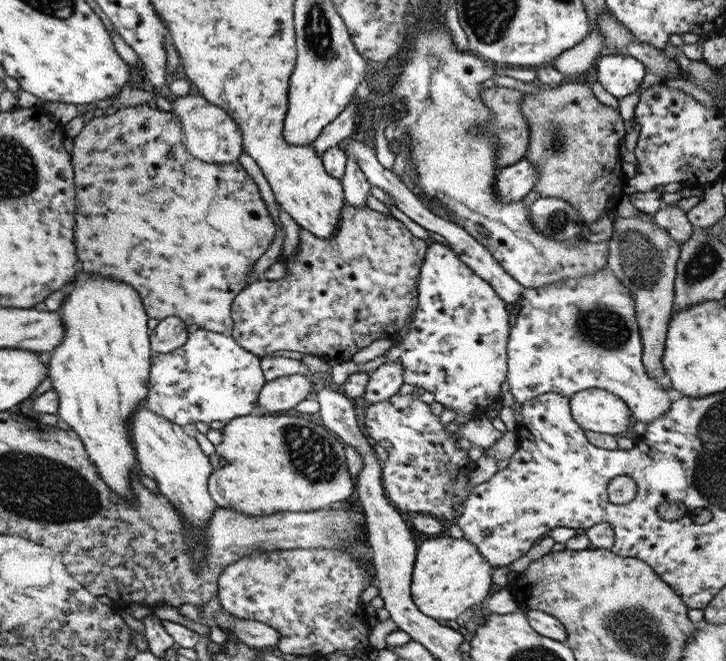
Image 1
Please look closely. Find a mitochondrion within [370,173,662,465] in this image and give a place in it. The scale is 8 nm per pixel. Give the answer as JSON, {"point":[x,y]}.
{"point":[605,329]}

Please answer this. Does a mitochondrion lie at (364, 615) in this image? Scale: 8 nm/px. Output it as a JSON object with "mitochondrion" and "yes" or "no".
{"mitochondrion":"no"}

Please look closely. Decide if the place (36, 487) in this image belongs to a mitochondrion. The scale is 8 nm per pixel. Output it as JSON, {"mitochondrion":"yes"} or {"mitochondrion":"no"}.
{"mitochondrion":"yes"}

